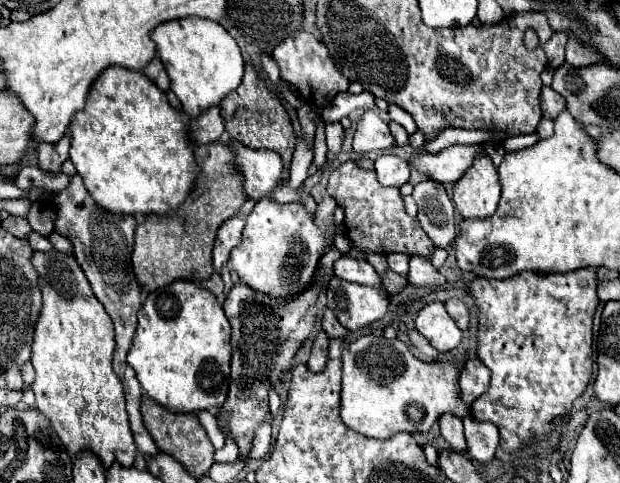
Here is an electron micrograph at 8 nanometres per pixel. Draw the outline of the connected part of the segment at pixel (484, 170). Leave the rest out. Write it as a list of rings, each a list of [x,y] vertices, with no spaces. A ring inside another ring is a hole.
[[[479,156],[473,168],[457,180],[453,188],[453,202],[463,218],[489,218],[499,204],[499,176],[491,158]]]

